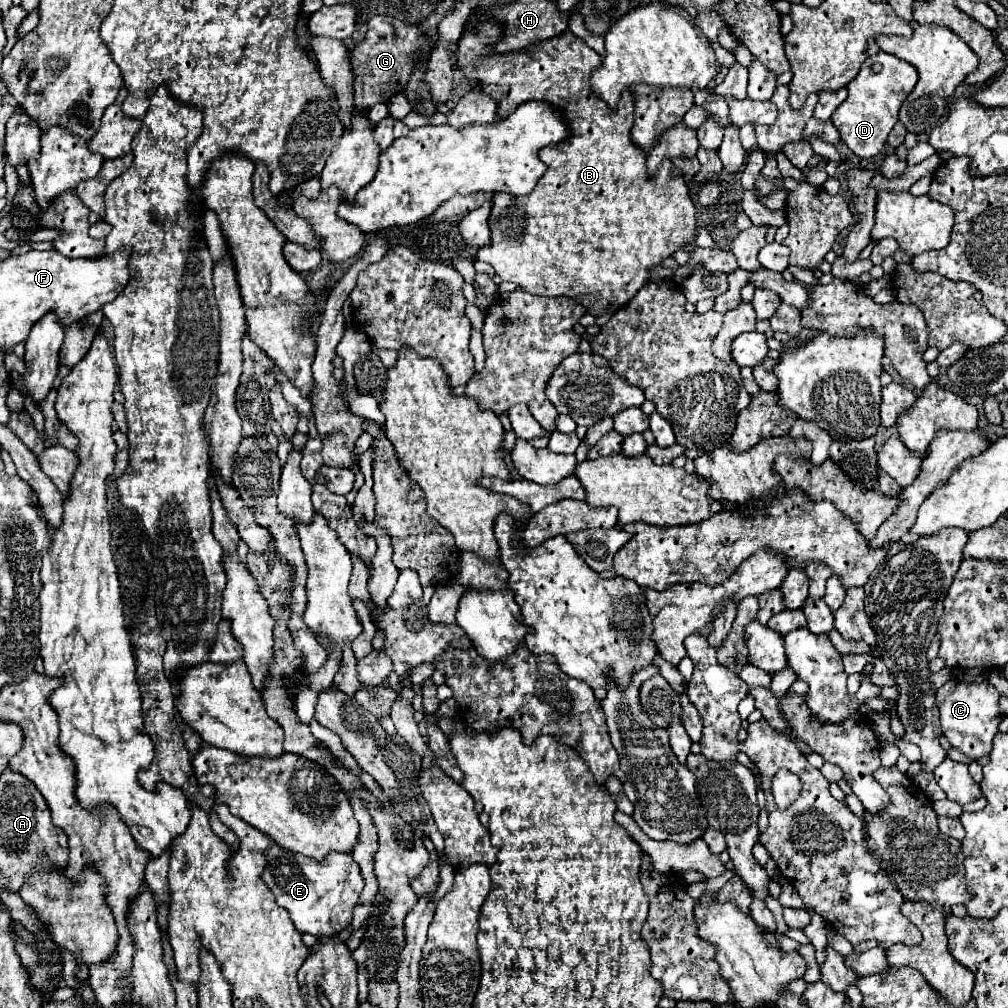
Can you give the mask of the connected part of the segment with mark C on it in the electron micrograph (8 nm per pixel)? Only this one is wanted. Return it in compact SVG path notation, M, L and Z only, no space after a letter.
M950 680L936 690L936 706L940 710L942 734L948 738L950 746L960 750L972 760L988 756L992 750L992 738L998 732L998 724L1002 720L998 708L1000 694L990 682L968 684L964 680Z

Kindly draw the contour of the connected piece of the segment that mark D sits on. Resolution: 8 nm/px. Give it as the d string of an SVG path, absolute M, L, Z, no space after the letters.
M878 52L862 64L858 76L846 86L848 98L834 110L830 118L840 138L856 156L872 158L882 150L892 126L898 122L900 104L914 90L916 80L918 72L910 62L890 56L886 52Z

